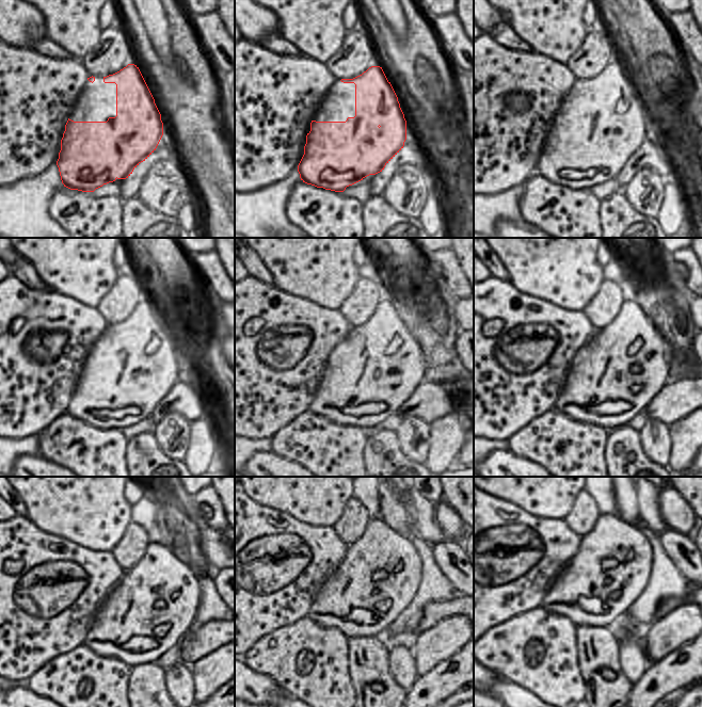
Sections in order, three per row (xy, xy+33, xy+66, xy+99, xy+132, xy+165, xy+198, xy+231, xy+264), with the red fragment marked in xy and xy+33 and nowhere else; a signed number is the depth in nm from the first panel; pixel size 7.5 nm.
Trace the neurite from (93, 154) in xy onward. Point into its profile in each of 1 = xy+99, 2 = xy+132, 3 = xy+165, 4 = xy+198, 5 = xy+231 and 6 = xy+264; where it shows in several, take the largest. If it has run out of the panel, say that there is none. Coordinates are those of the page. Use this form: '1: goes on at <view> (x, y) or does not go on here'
1: goes on at xy+99 (105, 388)
2: goes on at xy+132 (364, 372)
3: goes on at xy+165 (592, 379)
4: goes on at xy+198 (108, 573)
5: goes on at xy+231 (348, 577)
6: goes on at xy+264 (613, 539)

